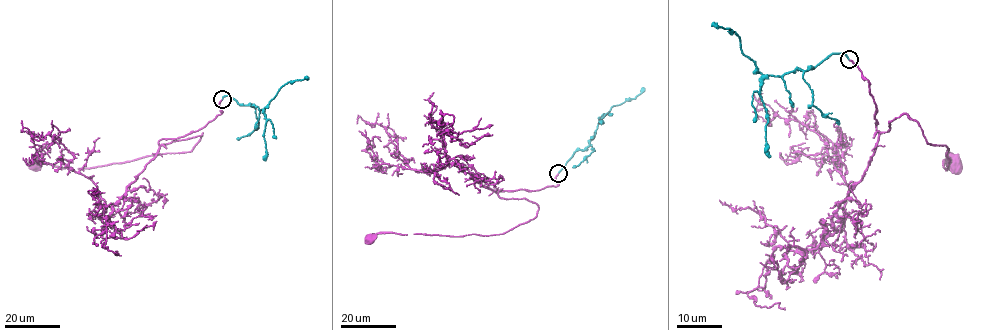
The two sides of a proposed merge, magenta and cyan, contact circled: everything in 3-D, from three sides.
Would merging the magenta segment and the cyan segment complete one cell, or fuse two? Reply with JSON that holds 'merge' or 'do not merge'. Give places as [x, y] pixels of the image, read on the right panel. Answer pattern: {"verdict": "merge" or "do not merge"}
{"verdict": "merge"}

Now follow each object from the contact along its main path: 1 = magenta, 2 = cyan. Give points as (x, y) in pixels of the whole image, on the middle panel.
1: (558, 173), (556, 186), (495, 190), (538, 206), (533, 219), (502, 233), (389, 232), (370, 238)
2: (558, 173), (576, 151), (589, 144), (601, 116), (613, 106), (634, 99), (644, 88)

